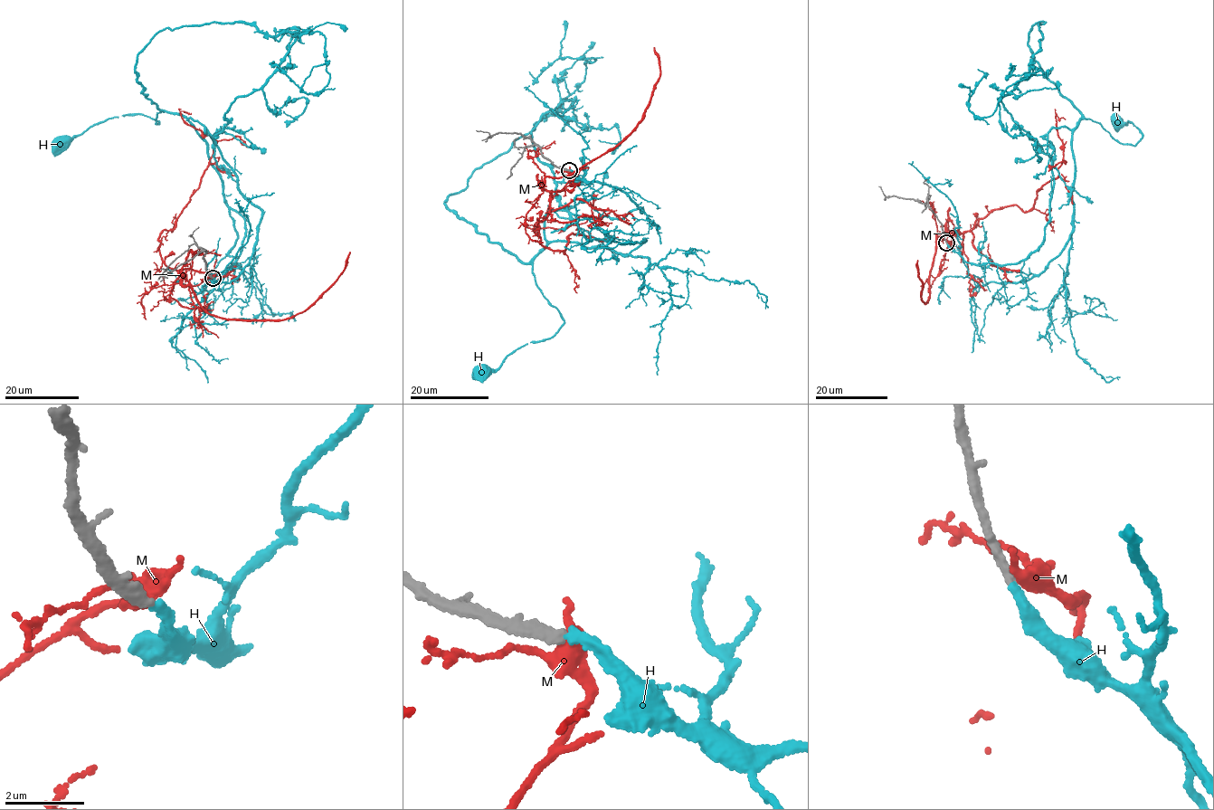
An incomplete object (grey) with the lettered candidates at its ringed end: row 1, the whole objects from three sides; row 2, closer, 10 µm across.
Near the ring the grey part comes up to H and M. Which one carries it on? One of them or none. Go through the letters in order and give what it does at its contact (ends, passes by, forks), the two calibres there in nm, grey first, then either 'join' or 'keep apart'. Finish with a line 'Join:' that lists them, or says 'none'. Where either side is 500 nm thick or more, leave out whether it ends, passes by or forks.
H: it ends there; 280 nm thick on the grey side, 240 nm on the other; join
M: it forks there; 280 nm thick on the grey side, 360 nm on the other; keep apart
Join: H

